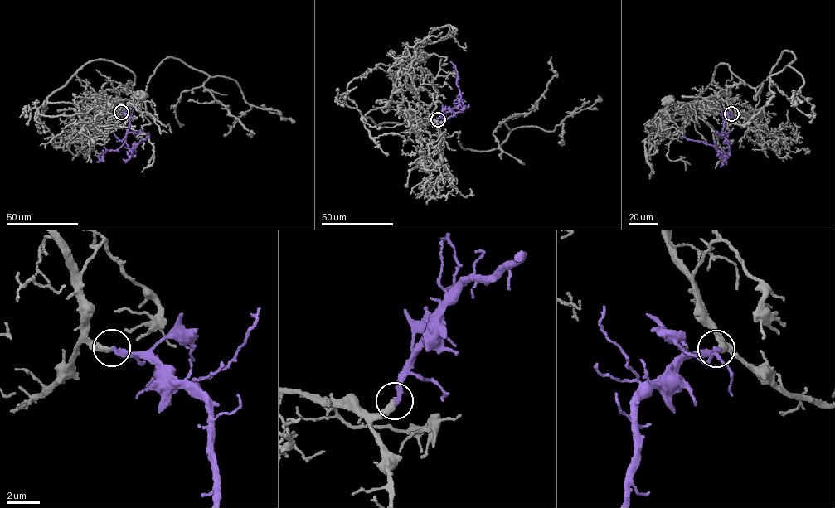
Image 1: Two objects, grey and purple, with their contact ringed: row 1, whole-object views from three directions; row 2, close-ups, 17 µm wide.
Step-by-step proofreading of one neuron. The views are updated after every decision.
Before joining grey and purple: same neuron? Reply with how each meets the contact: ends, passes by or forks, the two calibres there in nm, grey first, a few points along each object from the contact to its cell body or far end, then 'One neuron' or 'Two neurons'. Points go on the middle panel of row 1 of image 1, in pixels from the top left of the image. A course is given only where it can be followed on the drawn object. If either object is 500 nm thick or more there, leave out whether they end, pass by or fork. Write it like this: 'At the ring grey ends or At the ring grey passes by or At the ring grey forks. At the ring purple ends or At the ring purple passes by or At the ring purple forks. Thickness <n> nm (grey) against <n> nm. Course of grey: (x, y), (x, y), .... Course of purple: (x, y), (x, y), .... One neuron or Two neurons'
At the ring grey ends. At the ring purple ends. Thickness 360 nm (grey) against 320 nm. Course of grey: (438, 119), (416, 119), (402, 102), (405, 69), (416, 50), (423, 53), (422, 56). Course of purple: (438, 119), (444, 108), (449, 107), (456, 113), (463, 111), (465, 107), (457, 84), (455, 66), (450, 61). One neuron

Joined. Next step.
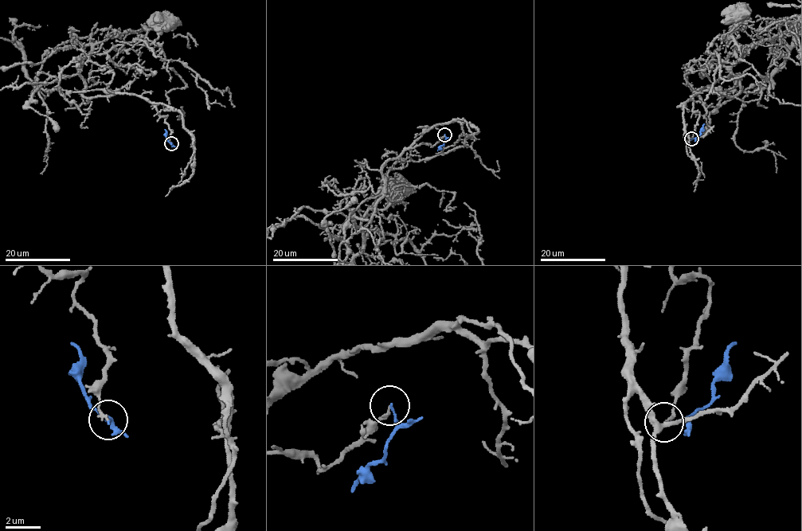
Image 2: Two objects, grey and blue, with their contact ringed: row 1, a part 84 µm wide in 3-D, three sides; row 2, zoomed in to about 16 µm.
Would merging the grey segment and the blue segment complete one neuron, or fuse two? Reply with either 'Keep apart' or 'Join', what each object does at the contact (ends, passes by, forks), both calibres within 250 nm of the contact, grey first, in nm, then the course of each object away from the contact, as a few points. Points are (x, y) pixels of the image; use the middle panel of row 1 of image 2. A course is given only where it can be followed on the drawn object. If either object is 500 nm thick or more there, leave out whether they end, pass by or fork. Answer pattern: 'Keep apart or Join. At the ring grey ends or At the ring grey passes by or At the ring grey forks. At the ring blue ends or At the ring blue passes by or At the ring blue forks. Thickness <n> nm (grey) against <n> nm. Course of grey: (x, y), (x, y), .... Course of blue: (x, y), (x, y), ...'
Keep apart. At the ring grey ends. At the ring blue ends. Thickness 150 nm (grey) against 130 nm. Course of grey: (444, 134), (391, 158), (371, 221), (353, 216), (357, 226), (385, 177), (401, 182), (400, 190). Course of blue: (444, 134), (445, 139), (437, 150)

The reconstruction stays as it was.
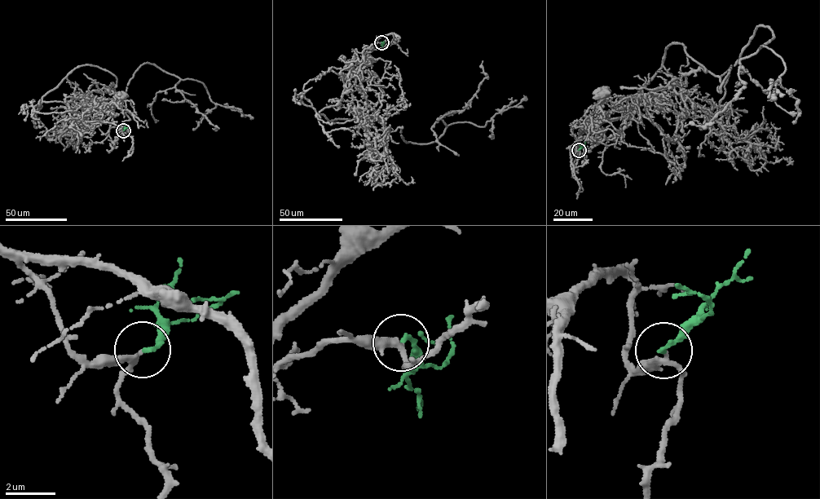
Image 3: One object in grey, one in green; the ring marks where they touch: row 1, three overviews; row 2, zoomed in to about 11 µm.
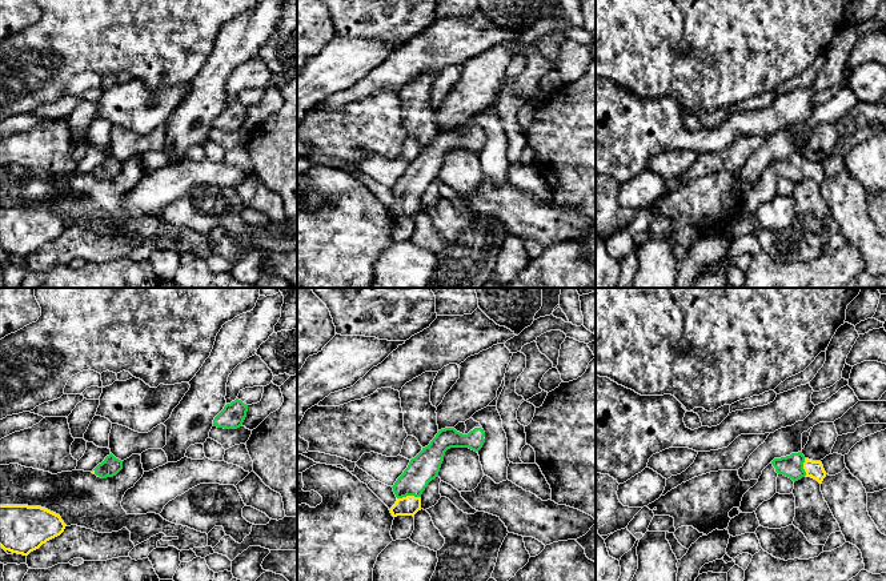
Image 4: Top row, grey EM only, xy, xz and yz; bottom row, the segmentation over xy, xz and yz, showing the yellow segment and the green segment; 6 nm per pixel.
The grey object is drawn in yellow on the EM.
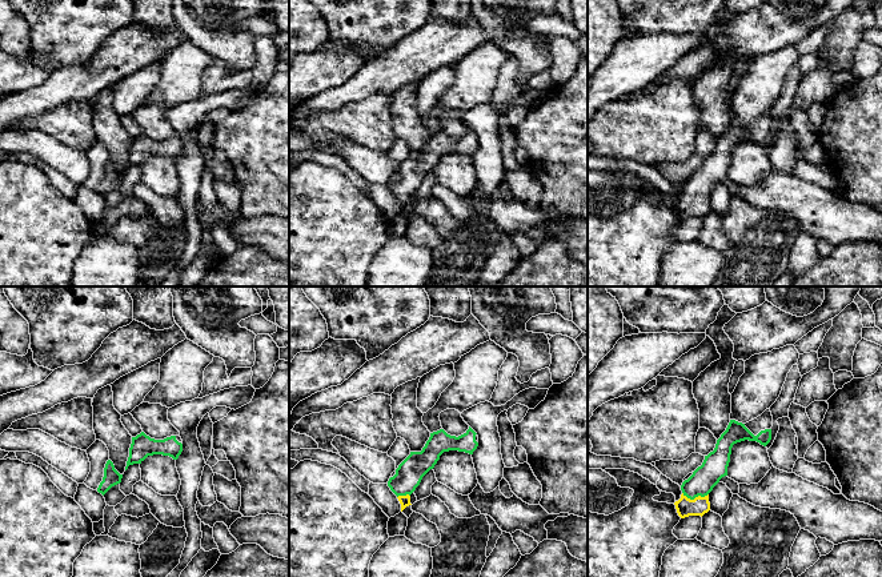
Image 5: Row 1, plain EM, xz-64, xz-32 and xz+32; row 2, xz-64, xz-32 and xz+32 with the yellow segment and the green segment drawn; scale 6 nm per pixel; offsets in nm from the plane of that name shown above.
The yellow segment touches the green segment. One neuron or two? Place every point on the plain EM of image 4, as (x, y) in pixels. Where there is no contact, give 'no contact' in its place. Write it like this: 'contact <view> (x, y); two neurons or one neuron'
contact xz (408, 197); one neuron

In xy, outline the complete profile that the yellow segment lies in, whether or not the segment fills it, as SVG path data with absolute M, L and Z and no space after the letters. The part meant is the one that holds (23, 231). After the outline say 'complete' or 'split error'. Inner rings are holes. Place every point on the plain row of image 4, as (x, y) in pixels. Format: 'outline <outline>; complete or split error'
outline M0 207L0 248L12 255L28 257L65 228L59 216L41 208Z; complete

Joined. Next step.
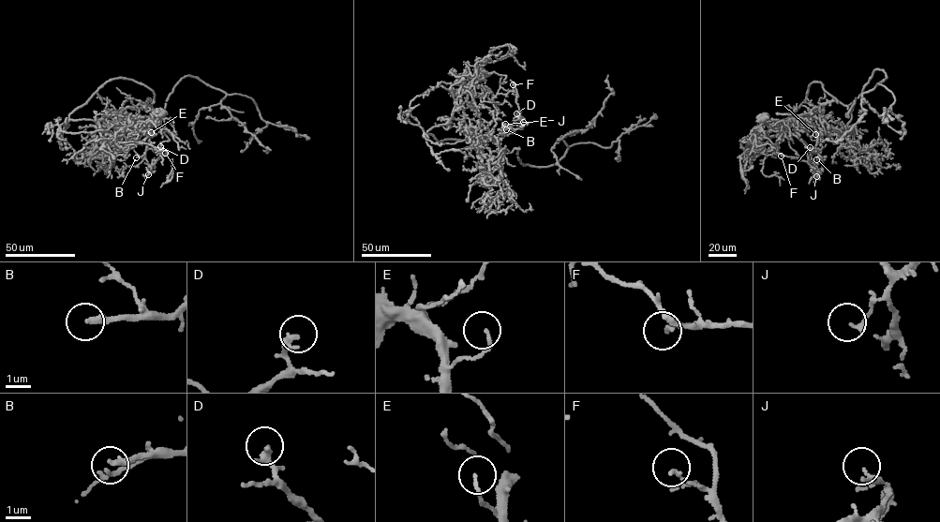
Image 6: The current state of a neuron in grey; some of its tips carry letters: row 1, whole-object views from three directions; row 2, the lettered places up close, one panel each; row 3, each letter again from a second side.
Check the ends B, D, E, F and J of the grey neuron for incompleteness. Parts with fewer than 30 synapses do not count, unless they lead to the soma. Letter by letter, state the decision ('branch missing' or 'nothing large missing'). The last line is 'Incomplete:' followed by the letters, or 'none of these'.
B: branch missing
D: nothing large missing
E: nothing large missing
F: nothing large missing
J: nothing large missing
Incomplete: B

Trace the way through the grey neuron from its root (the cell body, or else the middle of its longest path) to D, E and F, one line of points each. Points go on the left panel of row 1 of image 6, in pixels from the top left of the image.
D: (160, 111), (155, 121), (133, 126), (119, 114), (126, 110), (149, 133), (146, 150), (160, 146)
E: (160, 111), (154, 122), (131, 126), (121, 120), (120, 113), (126, 110), (139, 127), (151, 132)
F: (160, 111), (155, 121), (133, 126), (119, 116), (126, 110), (139, 127), (149, 133), (147, 171), (165, 153)

